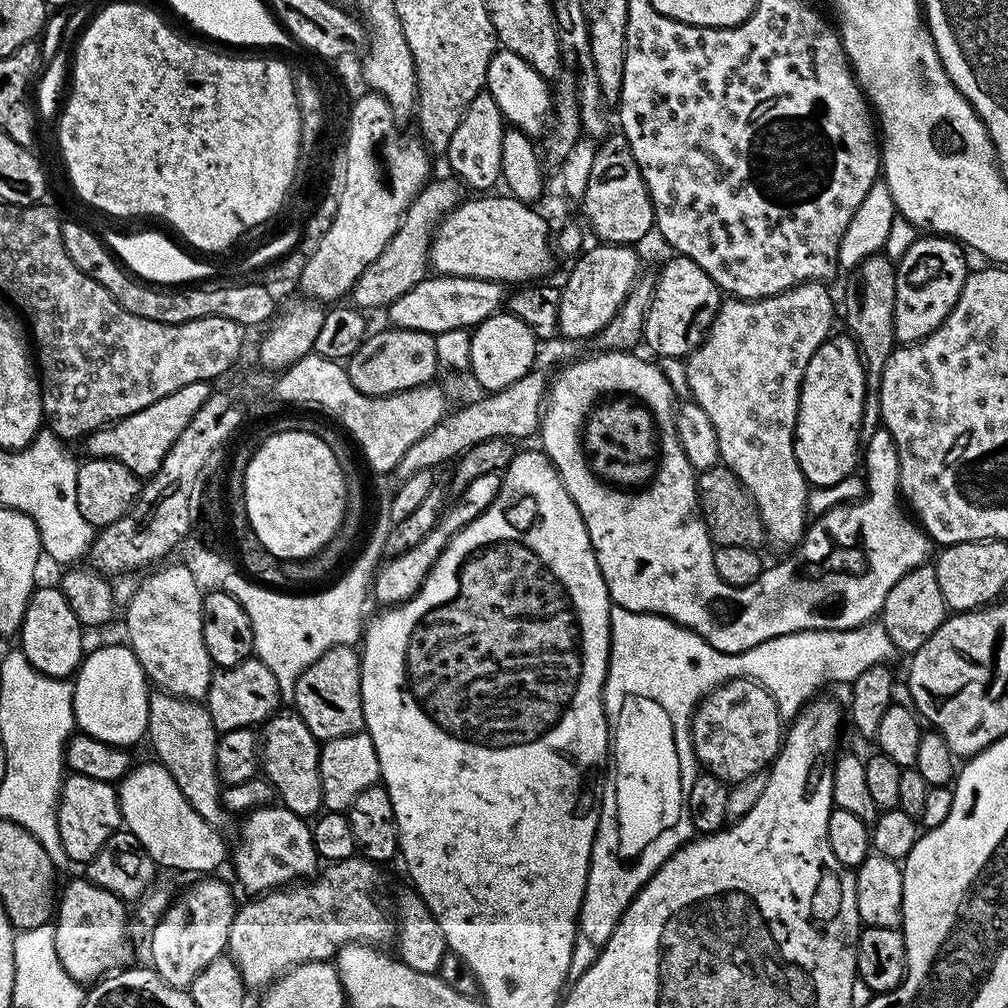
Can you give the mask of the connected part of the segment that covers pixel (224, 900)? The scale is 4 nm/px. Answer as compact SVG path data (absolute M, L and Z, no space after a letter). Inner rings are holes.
M200 878L184 893L177 895L164 916L151 925L152 961L150 967L164 981L175 988L191 989L194 978L214 962L214 958L225 955L230 938L231 922L236 916L238 901L232 892L216 878Z

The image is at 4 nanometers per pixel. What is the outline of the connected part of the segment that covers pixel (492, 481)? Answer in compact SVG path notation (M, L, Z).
M498 472L482 474L482 478L474 478L474 482L470 482L470 486L466 486L466 490L458 493L455 497L456 501L453 499L440 513L436 525L430 530L430 534L426 534L426 538L422 538L422 542L418 542L418 546L410 546L410 550L385 559L381 563L370 589L374 600L377 600L380 606L395 606L409 600L422 586L424 579L428 577L429 570L434 566L438 554L442 554L442 550L448 545L448 540L454 538L454 534L458 534L458 530L462 530L470 522L474 522L474 518L478 518L494 502L500 489L501 479L501 473Z

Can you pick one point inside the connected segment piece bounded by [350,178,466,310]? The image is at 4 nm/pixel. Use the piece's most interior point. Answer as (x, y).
(406, 261)

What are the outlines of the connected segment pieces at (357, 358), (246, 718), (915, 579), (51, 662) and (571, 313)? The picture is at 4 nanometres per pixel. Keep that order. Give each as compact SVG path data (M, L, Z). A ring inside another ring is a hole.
M406 332L403 334L392 334L396 336L369 335L367 340L362 342L358 351L346 361L346 369L350 382L357 387L362 394L370 396L388 396L395 392L408 391L414 387L422 387L423 384L431 384L437 378L436 368L441 367L436 349L436 336L431 332Z
M249 658L238 662L238 666L216 668L213 671L206 707L217 733L223 734L239 728L255 729L263 725L275 712L281 711L280 687L266 662Z
M925 562L910 569L886 594L886 602L882 606L878 622L890 634L890 642L897 653L911 654L916 652L942 626L942 622L949 615L946 598L942 598L942 589L938 586L938 574L931 563Z
M37 587L29 599L18 631L19 651L26 654L30 666L50 678L63 680L71 677L79 669L80 662L86 655L84 636L85 629L81 628L78 618L74 618L74 610L70 610L59 587Z
M603 242L595 246L597 248L589 247L575 257L576 265L569 270L568 277L564 280L564 289L559 289L558 292L559 335L568 340L599 337L601 330L614 318L614 314L618 314L622 302L626 302L642 272L640 256L635 247Z

